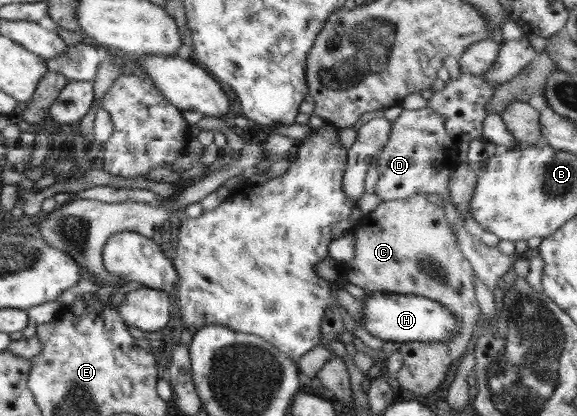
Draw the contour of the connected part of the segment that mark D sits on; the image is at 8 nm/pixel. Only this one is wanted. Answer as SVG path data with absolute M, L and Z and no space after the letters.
M430 107L418 110L402 110L392 123L388 143L377 153L378 182L375 194L382 202L404 199L417 194L438 194L444 201L450 200L448 176L450 170L446 157L455 141L446 133L446 120Z

